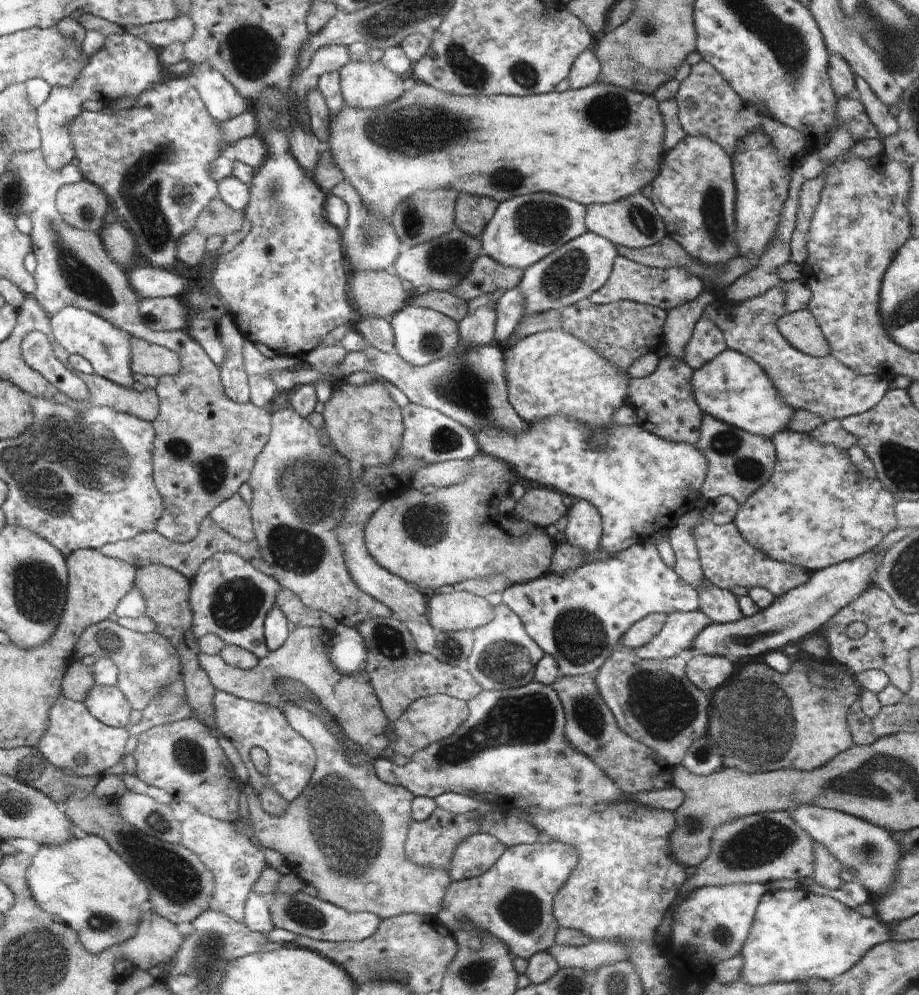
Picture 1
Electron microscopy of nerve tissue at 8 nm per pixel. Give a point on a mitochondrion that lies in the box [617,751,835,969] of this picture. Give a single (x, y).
(761, 842)

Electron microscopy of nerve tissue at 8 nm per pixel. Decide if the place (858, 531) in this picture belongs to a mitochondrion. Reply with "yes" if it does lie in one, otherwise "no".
no

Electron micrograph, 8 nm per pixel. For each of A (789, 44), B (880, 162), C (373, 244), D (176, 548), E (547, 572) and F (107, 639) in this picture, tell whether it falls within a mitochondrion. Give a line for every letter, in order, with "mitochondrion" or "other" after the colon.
A: mitochondrion
B: other
C: mitochondrion
D: other
E: other
F: mitochondrion

